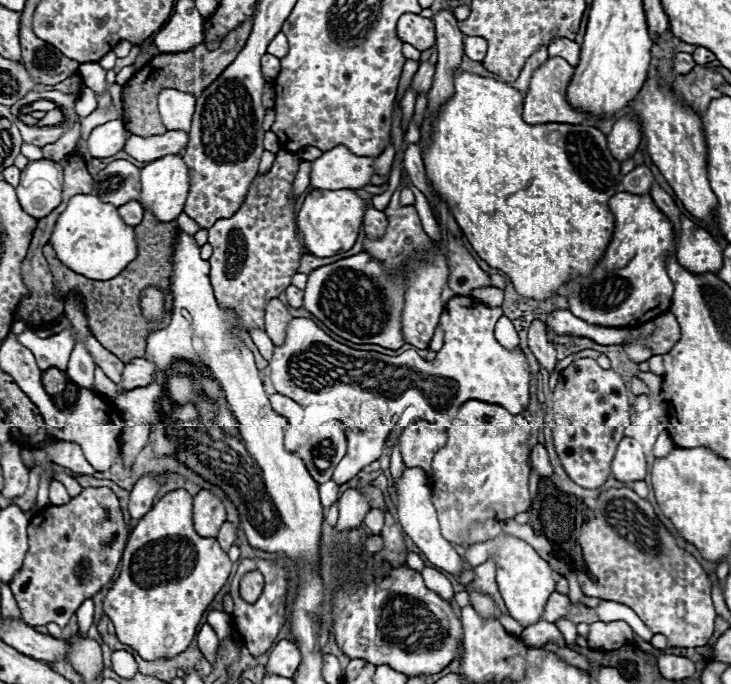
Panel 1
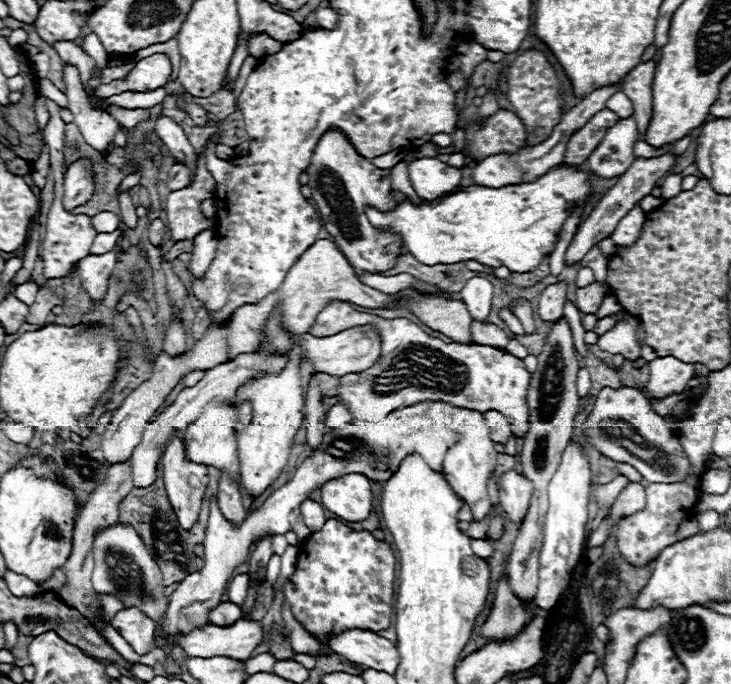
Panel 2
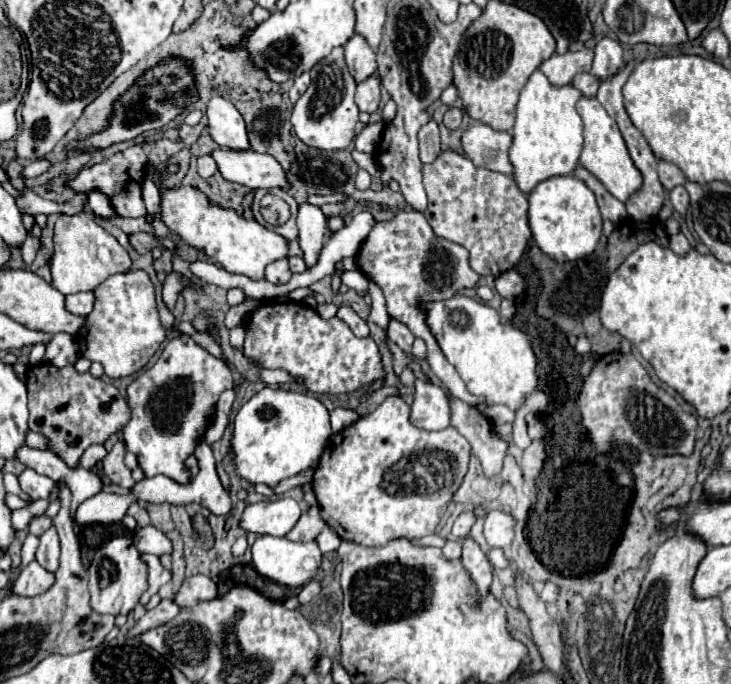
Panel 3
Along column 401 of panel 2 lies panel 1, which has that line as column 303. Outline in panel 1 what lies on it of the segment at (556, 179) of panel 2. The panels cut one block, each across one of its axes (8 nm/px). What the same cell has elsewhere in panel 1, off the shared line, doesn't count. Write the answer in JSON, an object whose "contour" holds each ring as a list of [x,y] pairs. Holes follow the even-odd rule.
{"contour":[[[312,190],[298,212],[298,228],[304,236],[306,250],[318,258],[350,250],[356,244],[366,210],[368,204],[354,190]]]}

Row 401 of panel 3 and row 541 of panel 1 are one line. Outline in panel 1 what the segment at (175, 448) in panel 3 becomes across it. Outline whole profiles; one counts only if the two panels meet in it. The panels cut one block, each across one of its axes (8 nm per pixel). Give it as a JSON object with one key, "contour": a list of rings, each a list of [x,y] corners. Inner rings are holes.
{"contour":[[[174,490],[160,498],[130,532],[122,556],[120,576],[112,582],[104,598],[104,612],[114,624],[116,638],[122,644],[132,646],[144,660],[174,658],[192,642],[204,610],[226,584],[230,570],[232,562],[220,548],[218,540],[206,540],[196,534],[192,524],[192,496],[186,490]]]}

